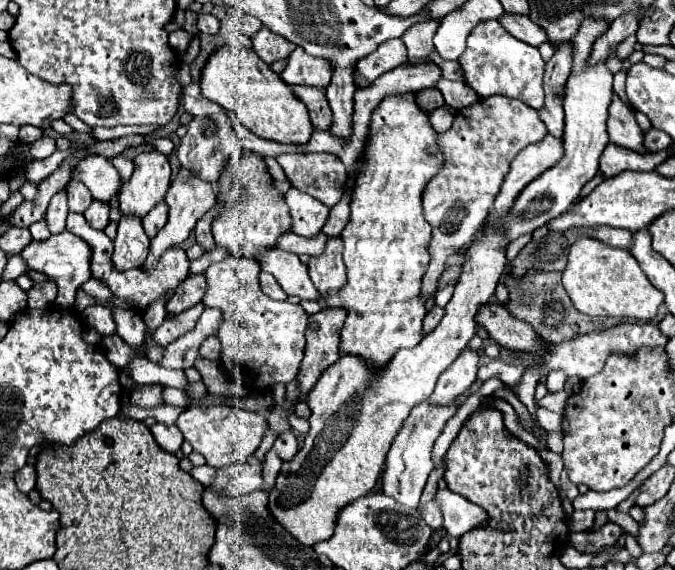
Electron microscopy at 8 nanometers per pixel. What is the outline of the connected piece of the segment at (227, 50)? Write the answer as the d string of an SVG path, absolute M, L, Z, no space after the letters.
M220 45L206 61L200 75L202 95L220 107L234 113L244 127L264 139L278 143L306 143L312 133L306 105L294 95L292 85L282 81L280 73L272 71L254 49Z

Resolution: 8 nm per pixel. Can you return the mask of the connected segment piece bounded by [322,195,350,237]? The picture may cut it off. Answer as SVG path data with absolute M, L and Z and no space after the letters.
M344 195L340 199L340 203L336 203L332 209L330 209L330 217L326 221L326 225L322 227L322 231L330 237L330 235L340 235L340 231L344 229L346 225L346 219L350 217L350 197Z

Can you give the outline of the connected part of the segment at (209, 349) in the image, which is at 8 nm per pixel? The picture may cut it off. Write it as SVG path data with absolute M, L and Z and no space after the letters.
M210 337L208 341L204 341L202 343L202 349L200 349L200 355L204 357L204 359L216 359L216 361L220 361L220 343L218 343L218 339L216 337Z

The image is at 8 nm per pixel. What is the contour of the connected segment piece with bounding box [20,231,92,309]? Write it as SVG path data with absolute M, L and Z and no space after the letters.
M62 231L58 235L50 235L46 241L34 241L32 239L22 249L20 257L28 263L30 269L44 273L46 277L50 277L50 279L54 279L58 283L56 305L64 307L64 309L74 307L78 287L92 277L92 273L90 273L90 247L80 237L74 237L70 231Z

